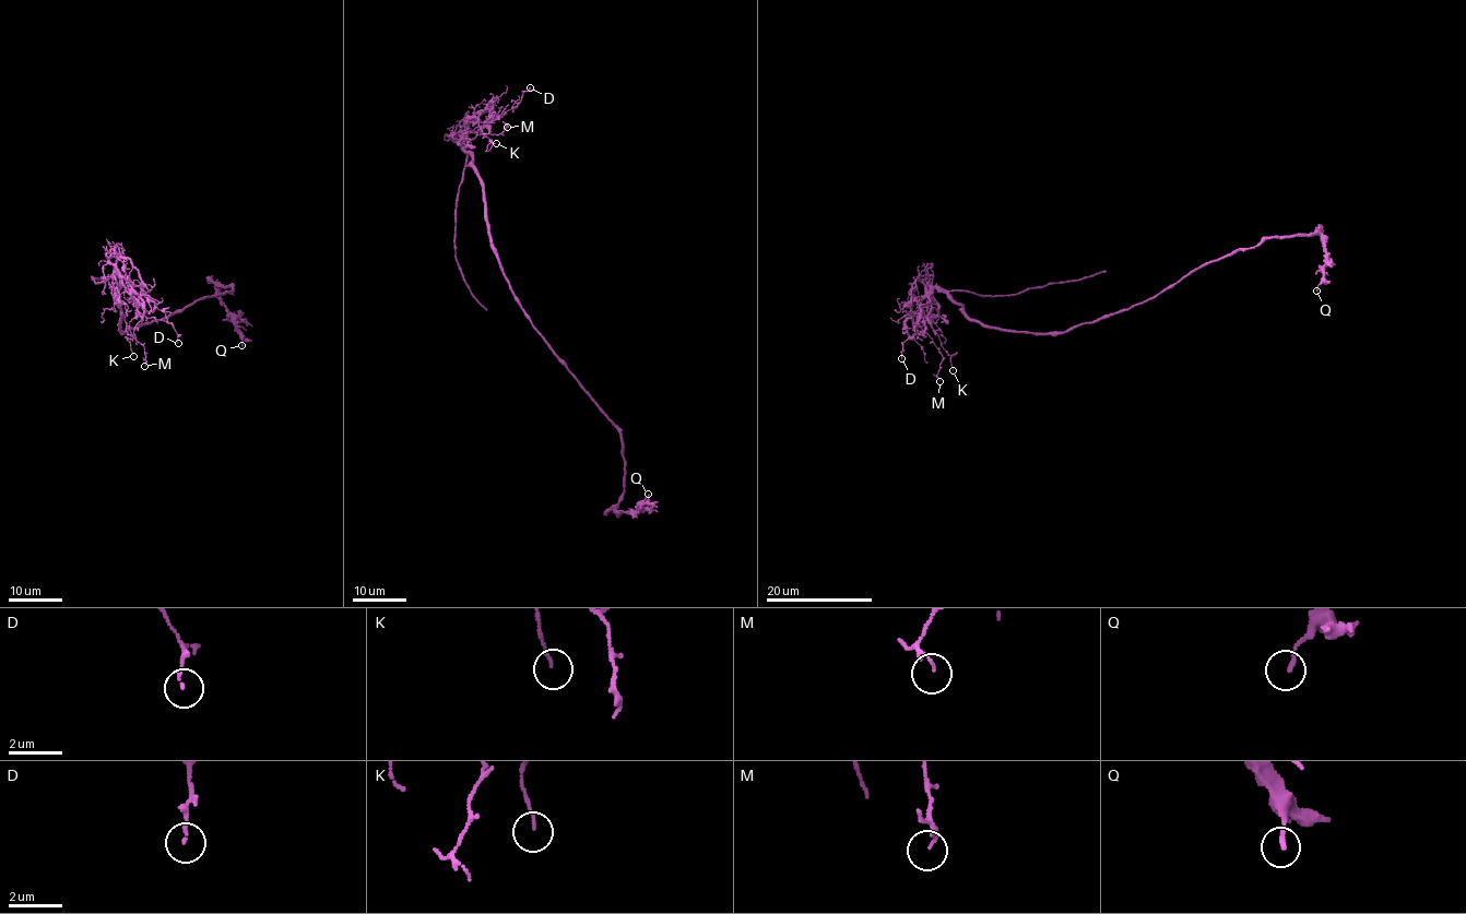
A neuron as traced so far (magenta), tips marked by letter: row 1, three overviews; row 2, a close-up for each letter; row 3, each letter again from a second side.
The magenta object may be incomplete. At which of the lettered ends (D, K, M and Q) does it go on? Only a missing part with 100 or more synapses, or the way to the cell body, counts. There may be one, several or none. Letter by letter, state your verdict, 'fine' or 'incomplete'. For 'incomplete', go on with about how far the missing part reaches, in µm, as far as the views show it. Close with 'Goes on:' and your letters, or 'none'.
D: fine
K: fine
M: fine
Q: fine
Goes on: none

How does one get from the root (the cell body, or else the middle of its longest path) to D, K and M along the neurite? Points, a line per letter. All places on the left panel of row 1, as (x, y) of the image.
D: (134, 329), (123, 332), (119, 329), (120, 279), (116, 268), (165, 313), (178, 343)
K: (134, 329), (119, 329), (116, 268), (136, 301), (128, 327), (132, 340), (127, 339), (133, 356)
M: (134, 329), (119, 329), (116, 268), (119, 300), (128, 308), (127, 330), (144, 347), (144, 366)

